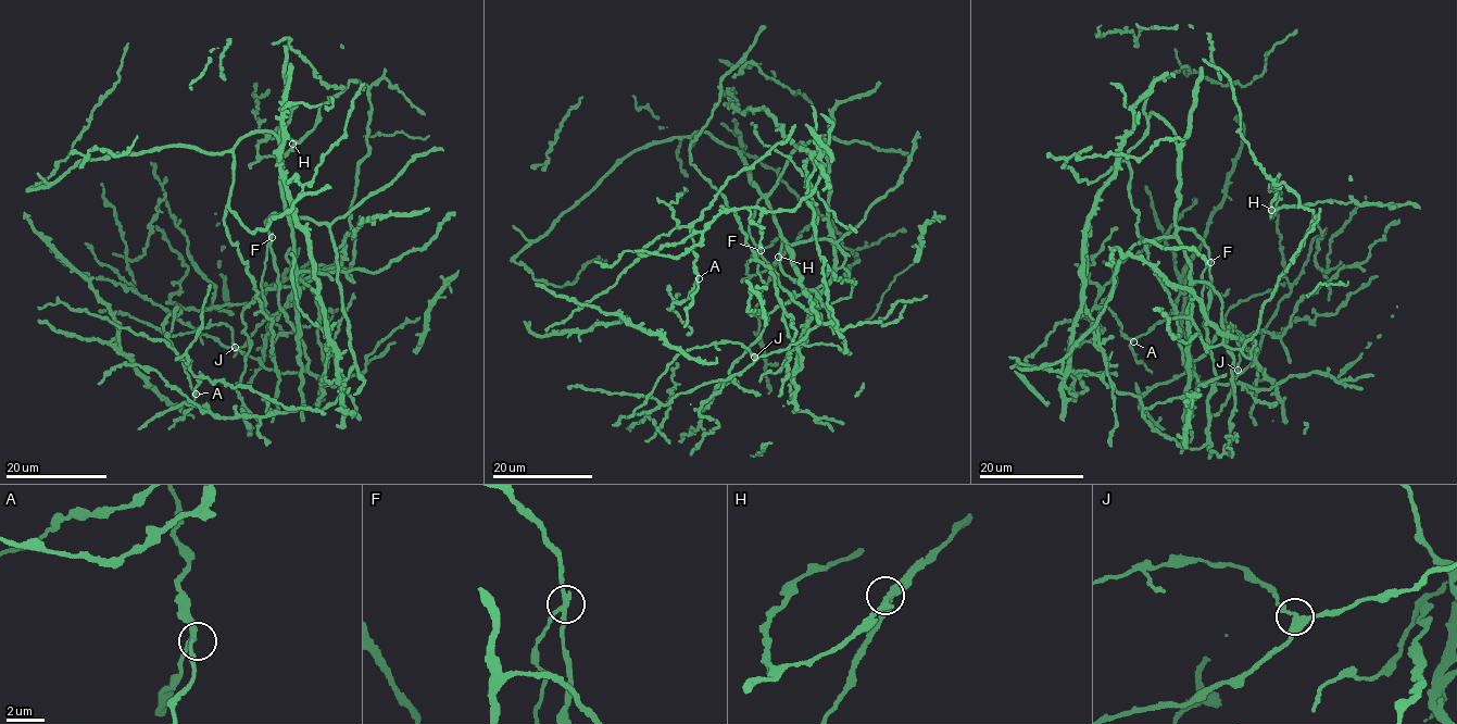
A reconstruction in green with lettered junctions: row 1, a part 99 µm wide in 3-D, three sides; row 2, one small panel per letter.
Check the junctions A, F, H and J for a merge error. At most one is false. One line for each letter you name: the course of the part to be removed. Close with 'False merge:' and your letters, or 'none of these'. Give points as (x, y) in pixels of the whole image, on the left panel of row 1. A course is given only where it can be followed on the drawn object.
F: course (272, 237), (262, 277), (261, 288), (265, 301), (263, 308)
False merge: F

